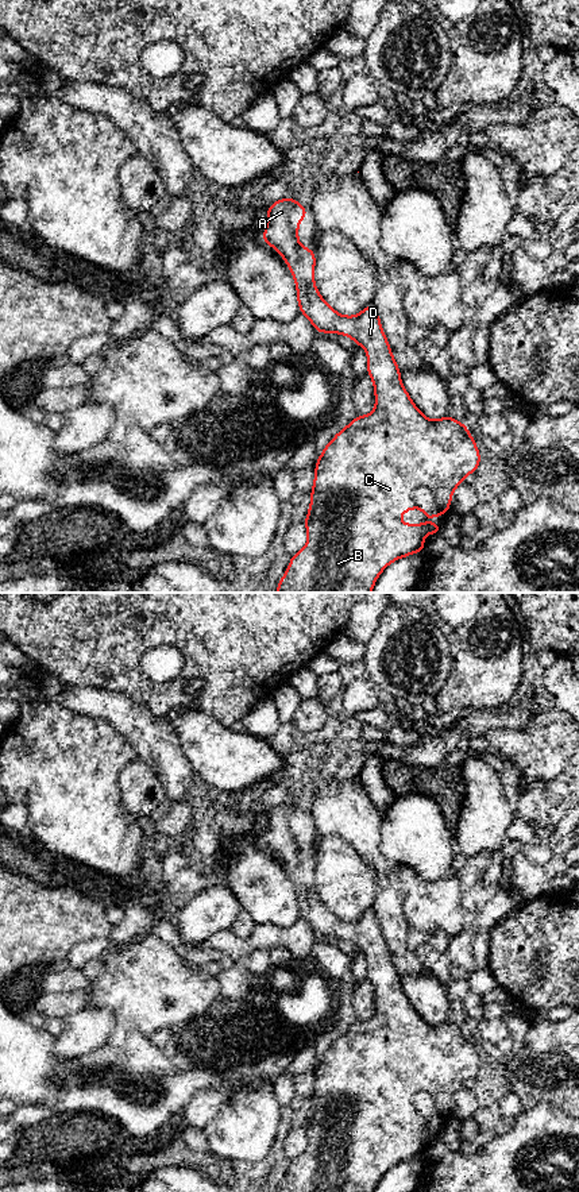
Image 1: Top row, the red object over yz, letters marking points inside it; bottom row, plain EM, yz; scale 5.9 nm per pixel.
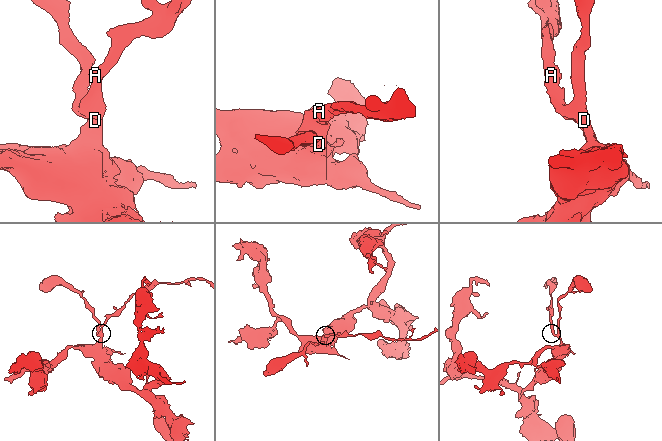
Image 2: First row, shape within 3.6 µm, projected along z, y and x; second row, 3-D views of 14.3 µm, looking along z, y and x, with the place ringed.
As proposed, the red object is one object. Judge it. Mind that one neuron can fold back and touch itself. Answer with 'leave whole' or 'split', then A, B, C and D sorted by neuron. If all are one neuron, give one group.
leave whole; groups A B C D

